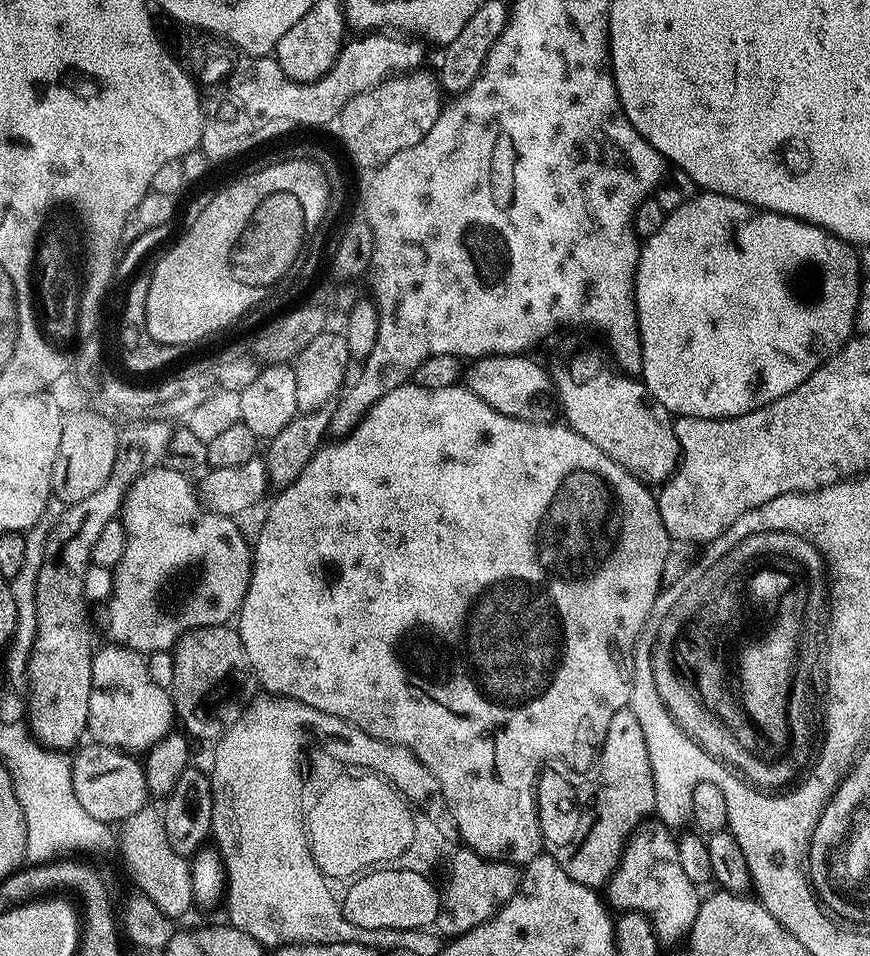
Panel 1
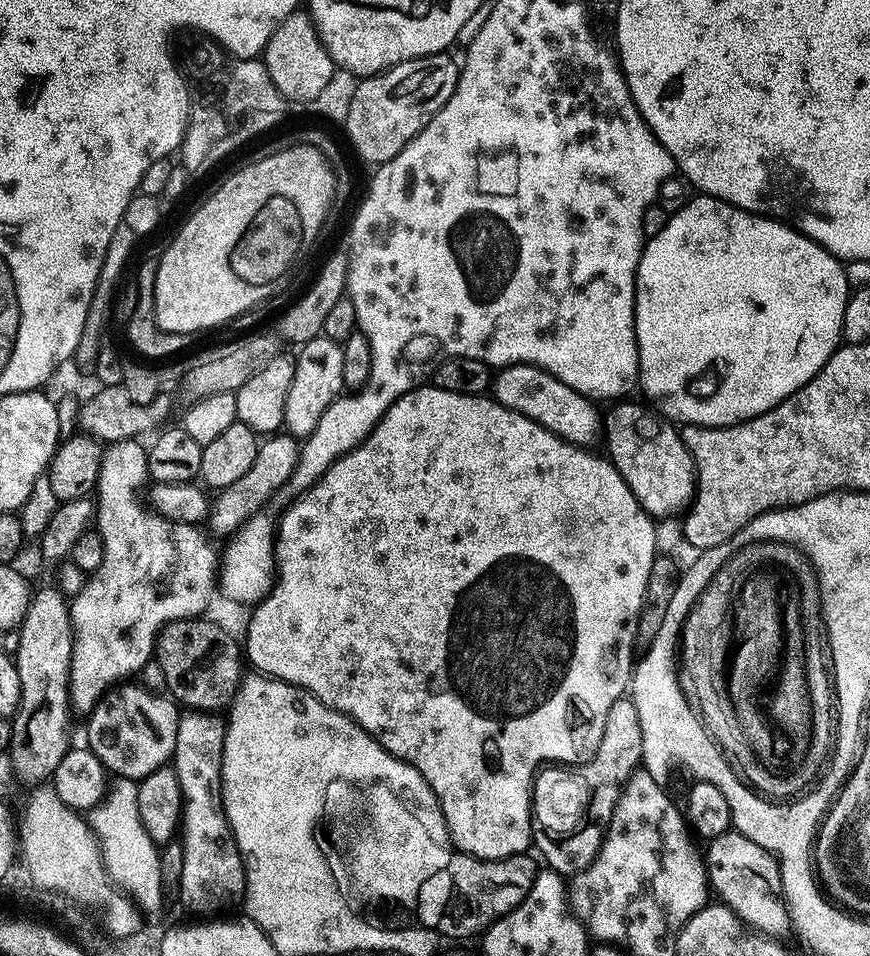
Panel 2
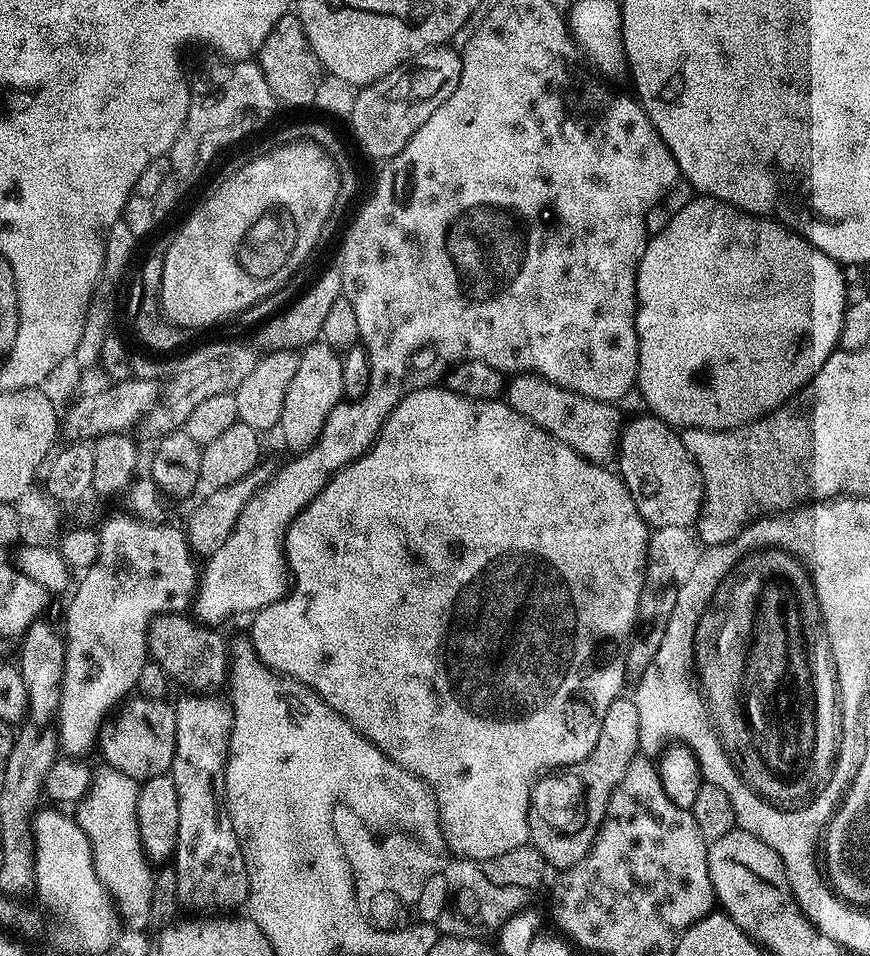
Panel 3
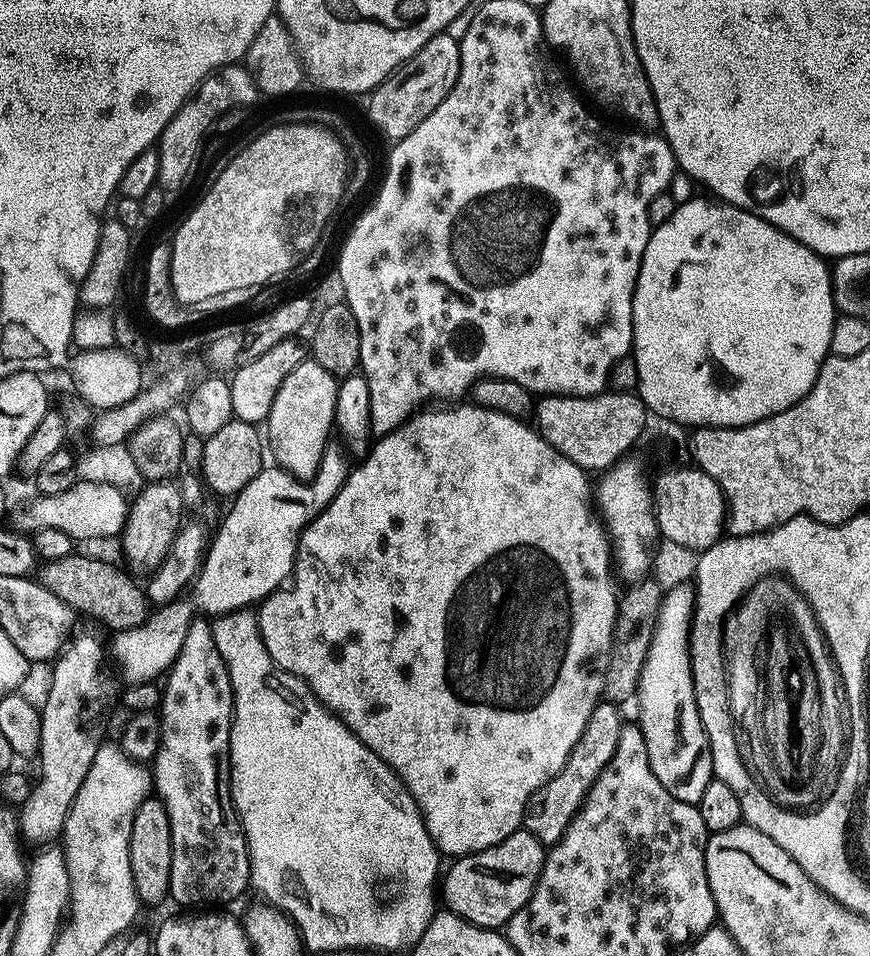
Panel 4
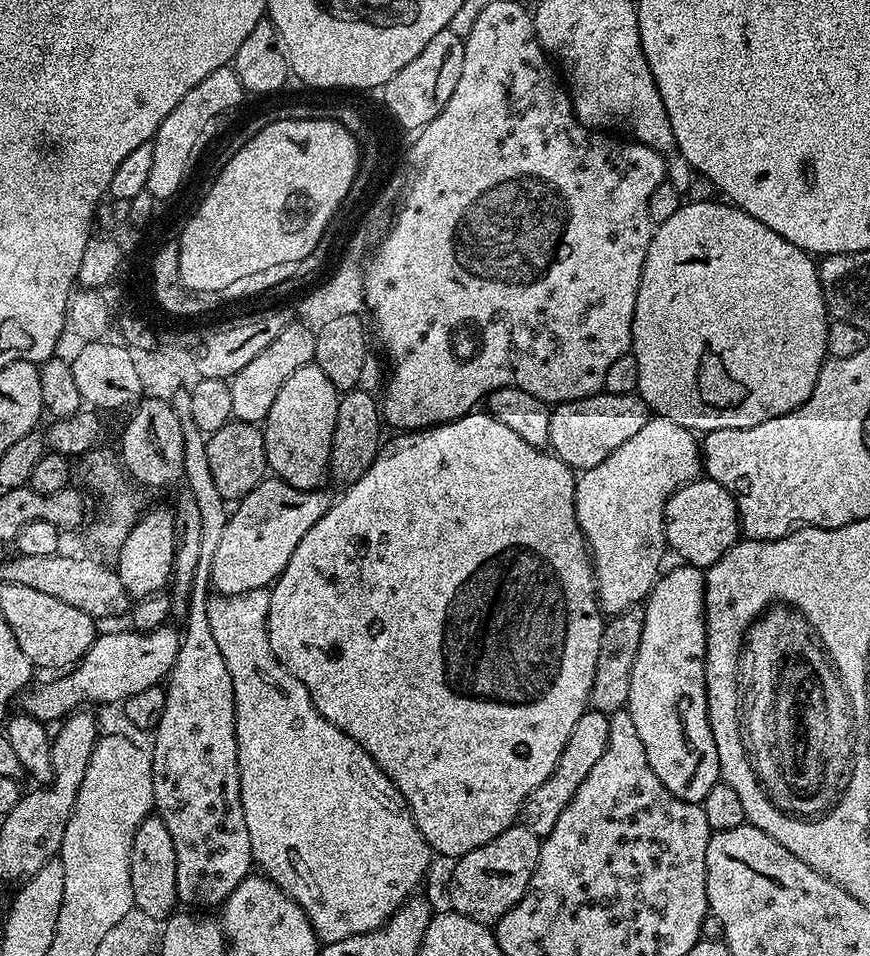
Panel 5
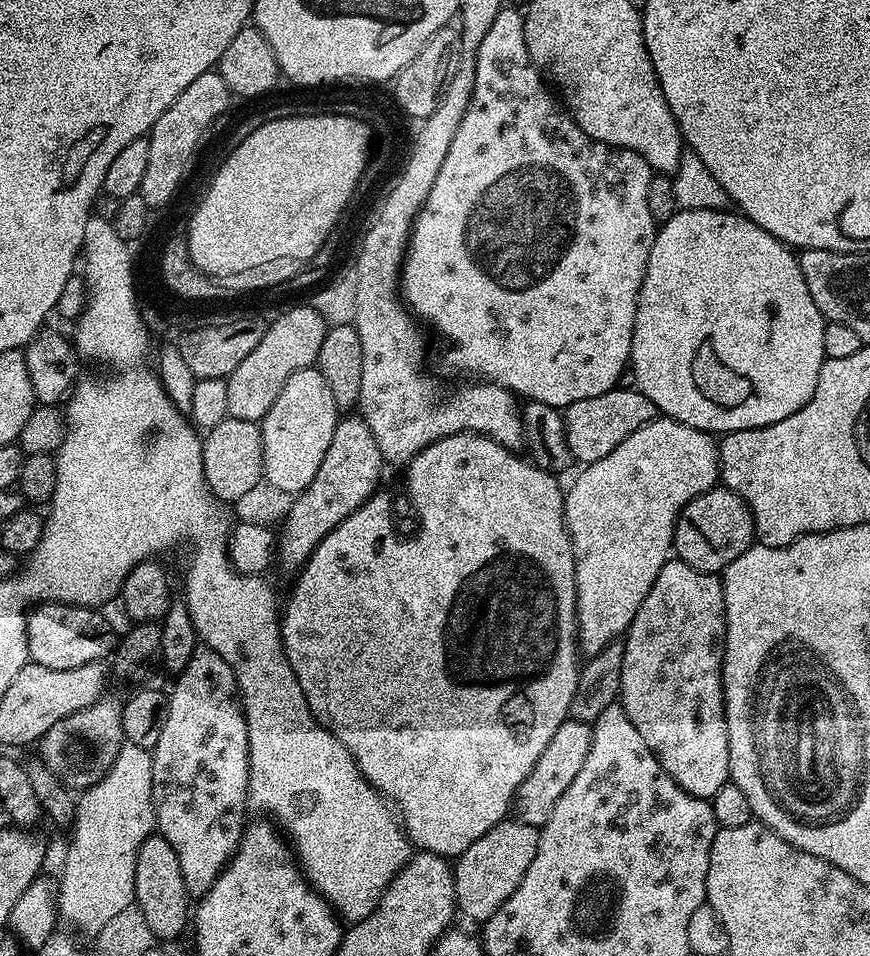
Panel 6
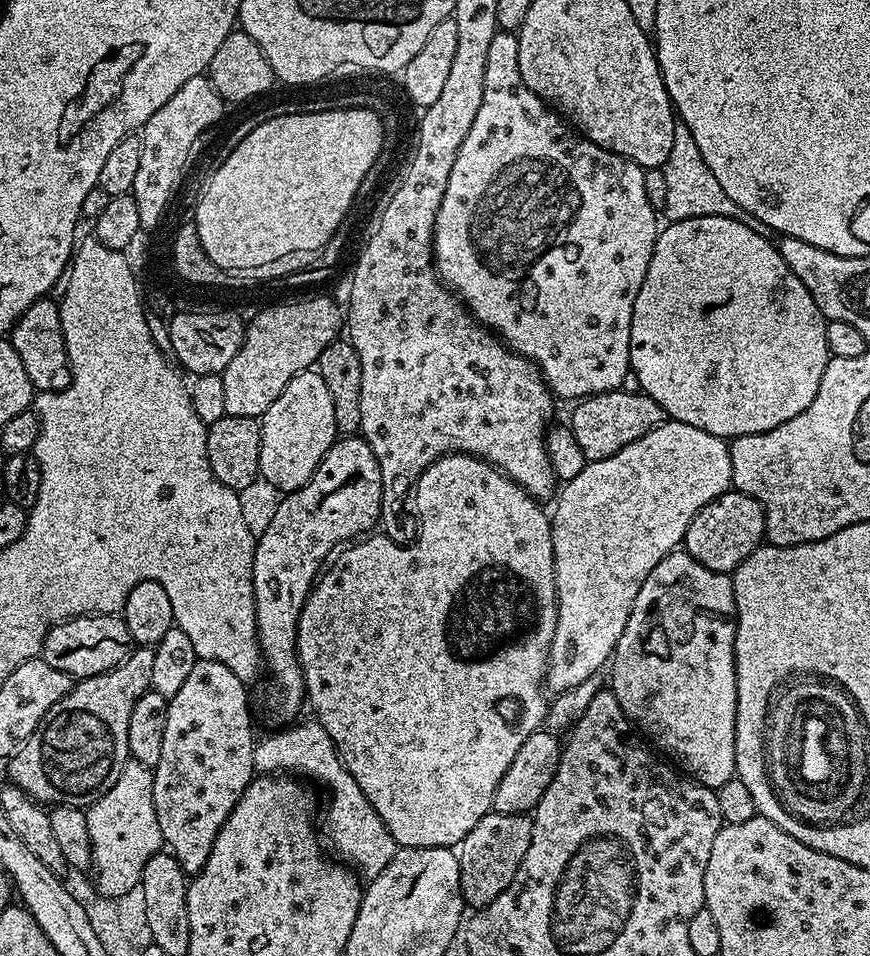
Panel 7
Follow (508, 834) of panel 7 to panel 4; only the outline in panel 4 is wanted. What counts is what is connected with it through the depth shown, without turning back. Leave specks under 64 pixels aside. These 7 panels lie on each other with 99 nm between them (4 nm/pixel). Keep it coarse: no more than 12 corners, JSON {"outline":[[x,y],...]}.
{"outline":[[521,830],[455,857],[443,907],[503,929],[542,874],[545,845]]}

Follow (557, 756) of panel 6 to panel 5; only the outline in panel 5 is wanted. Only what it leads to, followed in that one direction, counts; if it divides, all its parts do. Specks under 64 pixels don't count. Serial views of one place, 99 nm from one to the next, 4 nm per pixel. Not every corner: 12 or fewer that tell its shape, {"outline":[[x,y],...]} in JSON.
{"outline":[[605,713],[578,718],[550,778],[518,820],[541,838],[602,758]]}

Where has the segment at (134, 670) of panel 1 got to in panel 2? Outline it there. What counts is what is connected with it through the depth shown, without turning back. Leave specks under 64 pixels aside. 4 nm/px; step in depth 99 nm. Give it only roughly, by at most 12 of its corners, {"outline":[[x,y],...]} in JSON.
{"outline":[[124,682],[87,717],[87,747],[137,782],[175,755],[180,708]]}

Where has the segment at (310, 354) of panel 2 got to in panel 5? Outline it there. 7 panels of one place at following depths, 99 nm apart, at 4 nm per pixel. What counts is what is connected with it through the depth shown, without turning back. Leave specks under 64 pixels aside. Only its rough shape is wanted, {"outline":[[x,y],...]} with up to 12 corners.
{"outline":[[315,362],[286,378],[262,431],[271,475],[329,471],[338,393]]}

